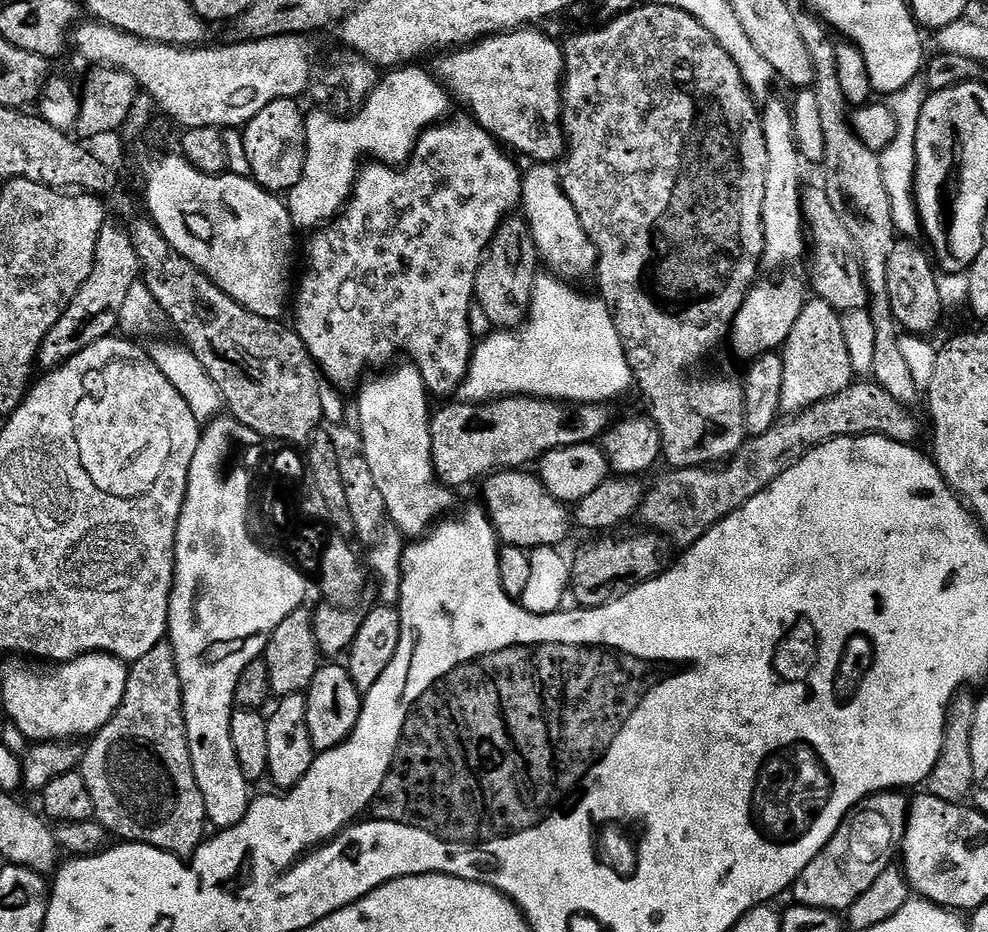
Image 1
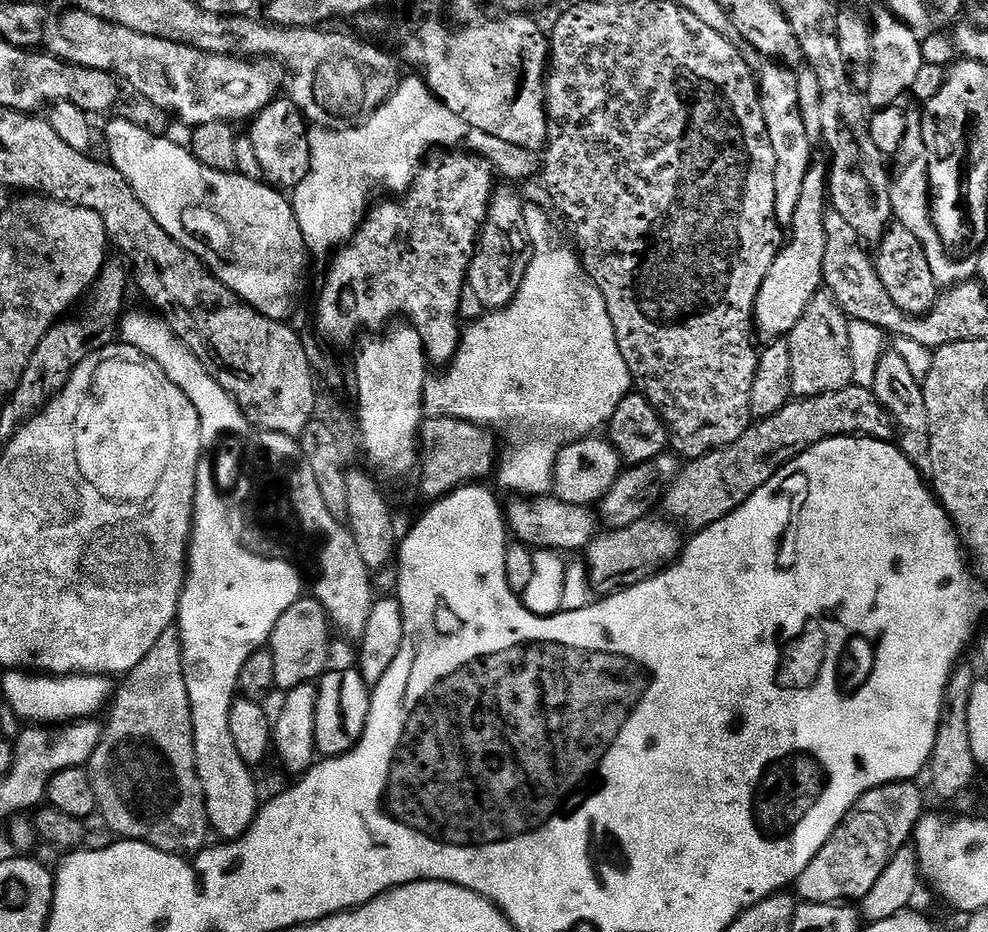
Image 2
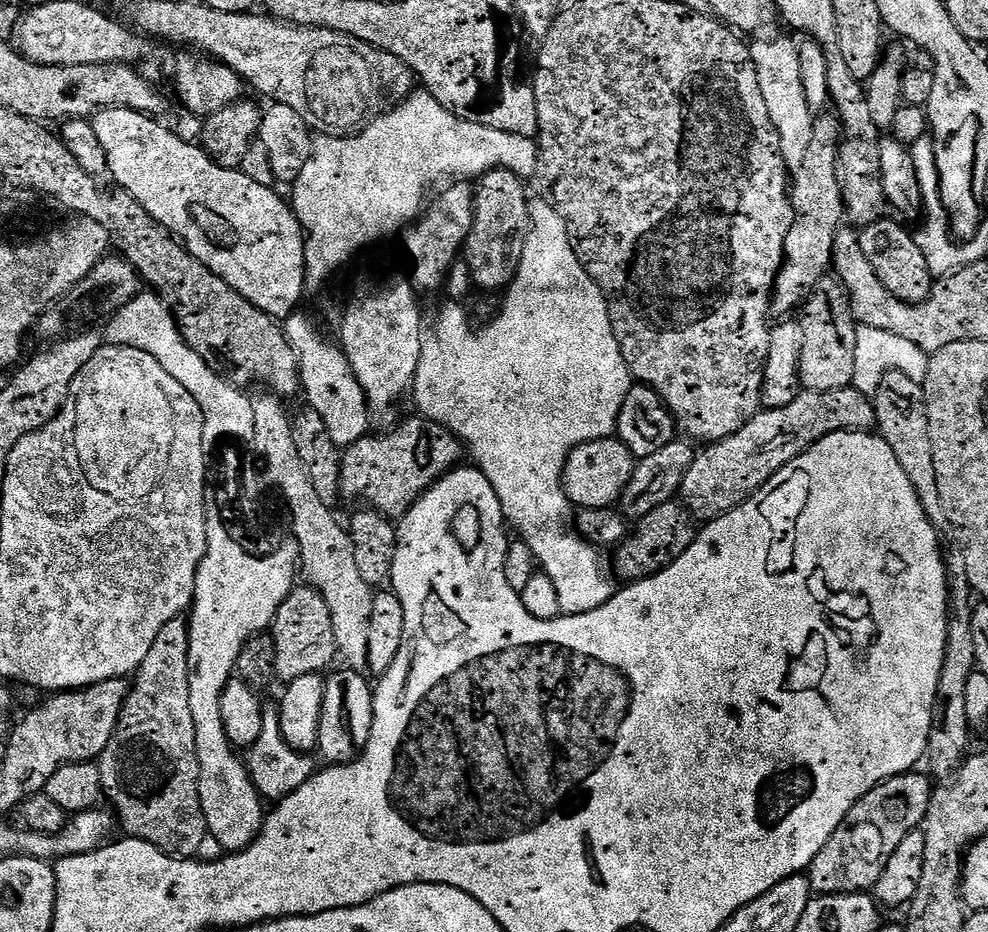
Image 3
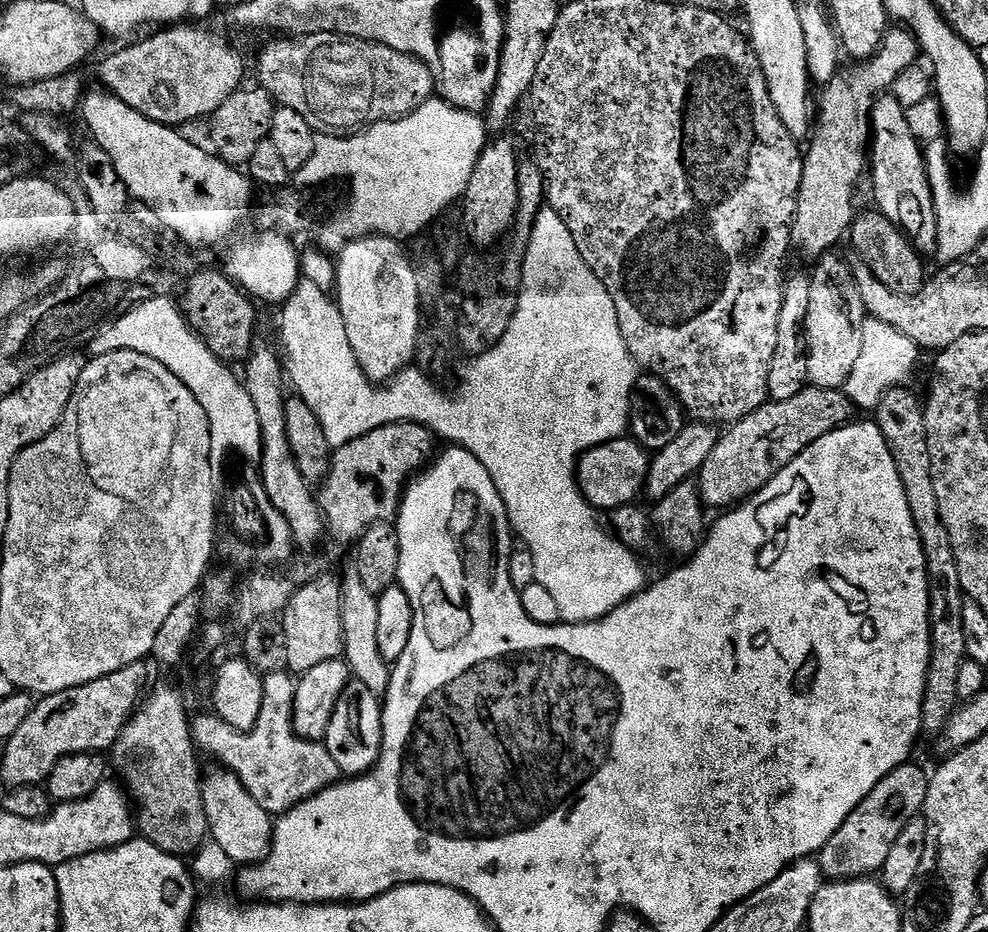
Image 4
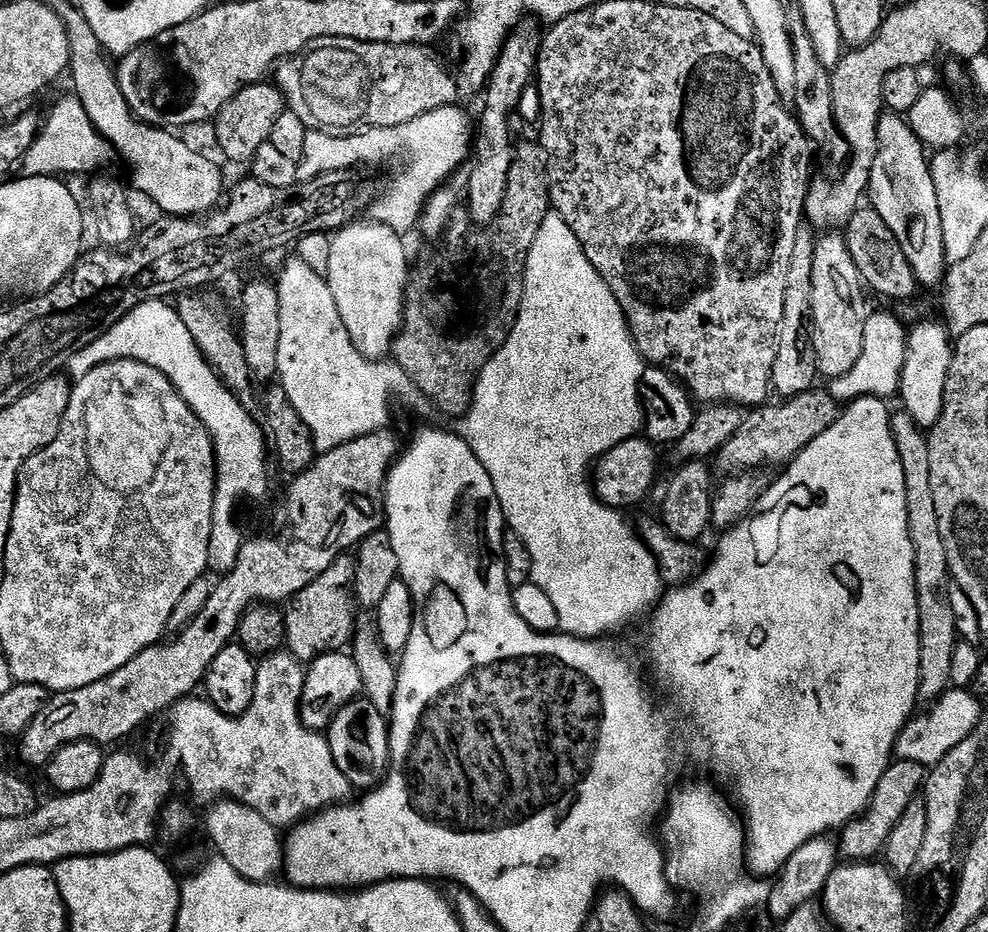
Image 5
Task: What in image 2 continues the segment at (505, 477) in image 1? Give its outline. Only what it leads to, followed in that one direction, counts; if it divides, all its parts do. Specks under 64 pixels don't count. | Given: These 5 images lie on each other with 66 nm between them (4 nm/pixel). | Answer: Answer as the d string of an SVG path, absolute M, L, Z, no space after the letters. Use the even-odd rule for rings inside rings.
M554 496L514 498L506 508L506 523L513 537L532 548L567 552L583 551L598 535L599 517L589 507L564 503Z

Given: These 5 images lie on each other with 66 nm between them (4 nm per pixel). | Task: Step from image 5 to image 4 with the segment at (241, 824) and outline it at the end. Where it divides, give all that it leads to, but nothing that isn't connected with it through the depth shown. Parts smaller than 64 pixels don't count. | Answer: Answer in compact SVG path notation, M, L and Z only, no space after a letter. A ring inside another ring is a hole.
M223 766L217 767L217 769L217 772L212 772L209 776L207 773L202 780L204 785L202 802L206 806L210 839L218 842L218 846L222 846L222 850L226 850L226 854L230 854L233 865L258 864L268 855L268 851L272 848L273 817L266 810L262 810L262 806L258 806L258 802L254 800L254 794L250 794L246 790L246 786L242 786L242 782L235 774L229 772Z

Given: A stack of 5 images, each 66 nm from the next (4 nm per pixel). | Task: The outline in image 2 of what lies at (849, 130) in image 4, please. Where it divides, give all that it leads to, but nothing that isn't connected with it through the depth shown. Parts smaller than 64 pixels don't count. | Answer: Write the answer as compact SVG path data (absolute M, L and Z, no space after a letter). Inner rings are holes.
M813 162L808 165L806 182L802 182L802 195L798 198L798 206L794 210L794 218L790 225L792 237L777 251L774 262L762 278L762 290L756 295L754 309L754 328L771 342L787 338L798 326L806 306L822 291L824 275L822 262L826 262L826 226L824 214L829 207L828 198L828 164Z

